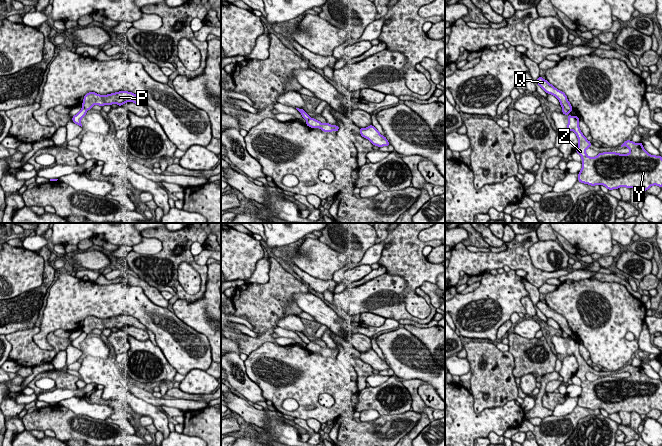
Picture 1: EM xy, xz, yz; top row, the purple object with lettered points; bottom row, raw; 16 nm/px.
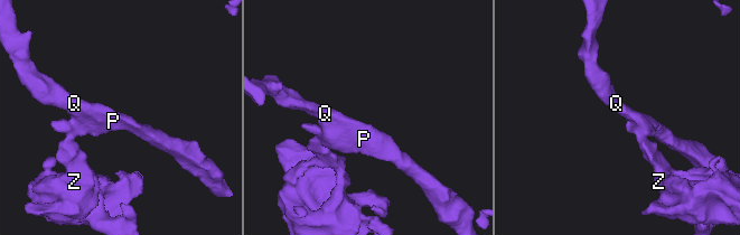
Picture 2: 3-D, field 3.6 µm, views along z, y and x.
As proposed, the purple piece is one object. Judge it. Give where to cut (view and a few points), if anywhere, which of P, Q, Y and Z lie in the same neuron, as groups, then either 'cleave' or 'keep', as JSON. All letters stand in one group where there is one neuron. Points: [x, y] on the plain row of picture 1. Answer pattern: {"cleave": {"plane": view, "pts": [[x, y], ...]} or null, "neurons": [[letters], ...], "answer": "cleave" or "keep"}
{"cleave": {"plane": "xy", "pts": [[82, 330], [86, 334]]}, "neurons": [["P", "Q"], ["Y", "Z"]], "answer": "cleave"}

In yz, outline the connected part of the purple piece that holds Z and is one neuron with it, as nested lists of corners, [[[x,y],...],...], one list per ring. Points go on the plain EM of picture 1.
[[[564,331],[562,337],[568,340],[567,355],[574,355],[578,362],[578,371],[576,376],[582,382],[582,392],[578,397],[578,405],[591,410],[604,409],[608,414],[618,413],[619,411],[637,412],[640,415],[647,415],[651,410],[657,409],[662,411],[662,381],[649,378],[643,371],[643,368],[634,367],[626,364],[621,371],[626,370],[630,376],[628,378],[620,378],[614,375],[603,376],[595,380],[589,381],[586,373],[591,371],[591,366],[583,359],[579,351],[578,340],[569,339]]]

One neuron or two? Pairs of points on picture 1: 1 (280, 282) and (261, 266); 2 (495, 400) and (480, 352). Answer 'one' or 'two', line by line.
1: two
2: one

